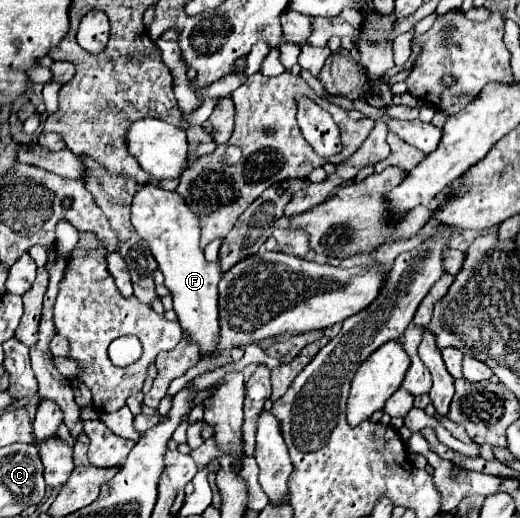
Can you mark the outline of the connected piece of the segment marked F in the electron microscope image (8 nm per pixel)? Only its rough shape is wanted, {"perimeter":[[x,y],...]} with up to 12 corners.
{"perimeter":[[155,183],[133,197],[179,325],[201,355],[219,341],[221,269],[199,219]]}

